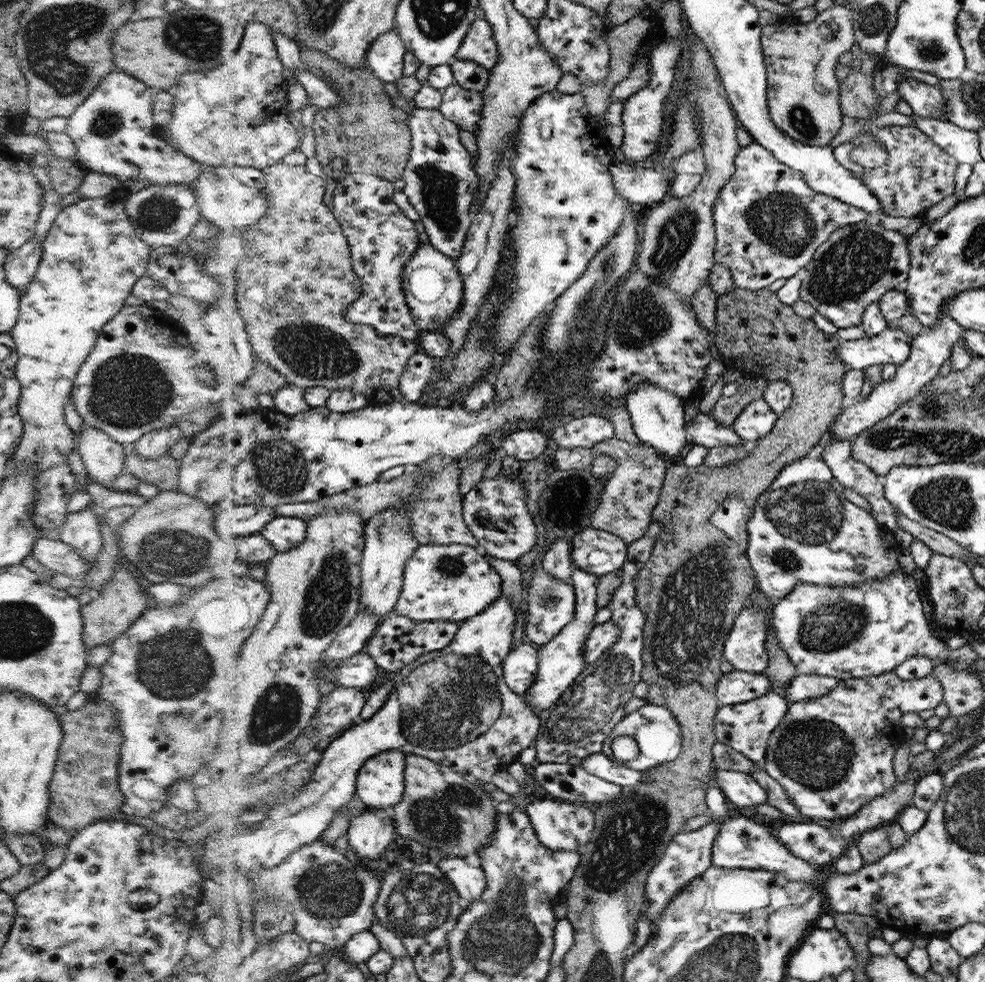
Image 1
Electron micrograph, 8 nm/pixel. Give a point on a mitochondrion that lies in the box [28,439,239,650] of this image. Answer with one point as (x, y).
(176, 550)

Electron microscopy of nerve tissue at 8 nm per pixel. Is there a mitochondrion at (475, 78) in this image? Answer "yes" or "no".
no

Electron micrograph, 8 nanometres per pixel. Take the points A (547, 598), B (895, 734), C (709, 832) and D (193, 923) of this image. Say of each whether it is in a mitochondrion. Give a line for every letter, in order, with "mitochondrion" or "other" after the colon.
A: mitochondrion
B: other
C: other
D: other

